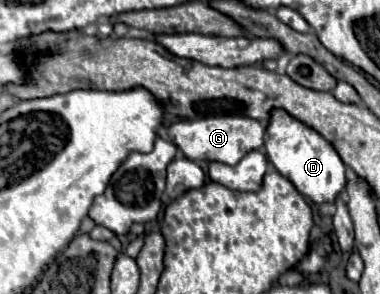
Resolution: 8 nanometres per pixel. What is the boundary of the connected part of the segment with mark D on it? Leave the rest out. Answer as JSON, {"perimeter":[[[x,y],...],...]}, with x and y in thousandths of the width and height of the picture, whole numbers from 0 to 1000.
{"perimeter":[[[718,371],[703,425],[697,466],[703,534],[718,568],[755,602],[792,663],[813,670],[824,690],[876,690],[882,670],[908,643],[908,554],[897,548],[882,500],[855,480],[829,439],[808,432],[803,418],[766,398],[750,371]]]}

